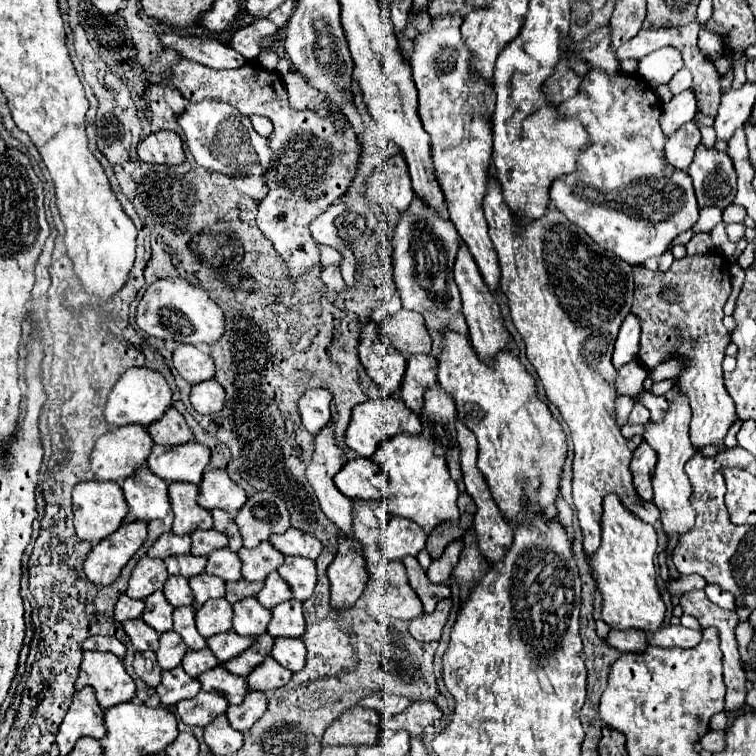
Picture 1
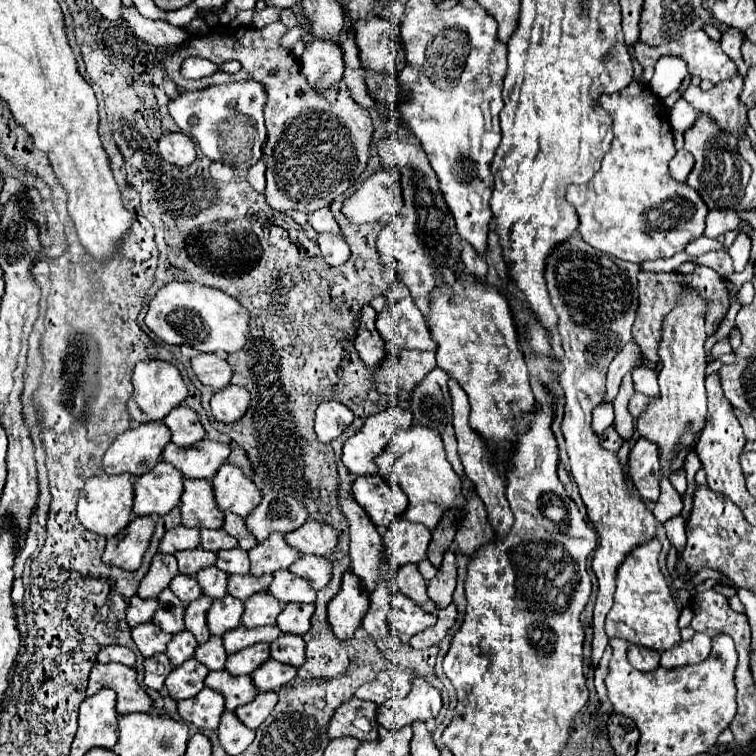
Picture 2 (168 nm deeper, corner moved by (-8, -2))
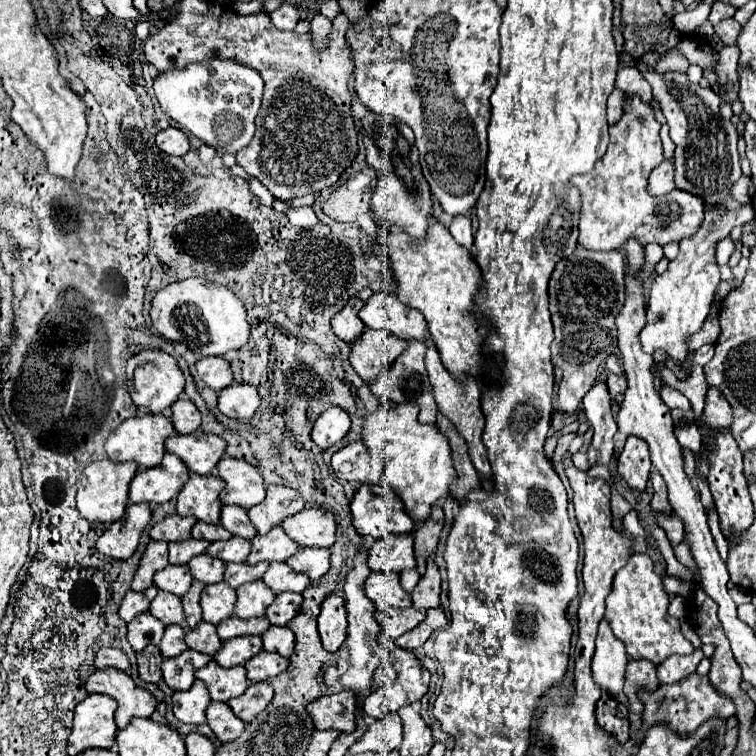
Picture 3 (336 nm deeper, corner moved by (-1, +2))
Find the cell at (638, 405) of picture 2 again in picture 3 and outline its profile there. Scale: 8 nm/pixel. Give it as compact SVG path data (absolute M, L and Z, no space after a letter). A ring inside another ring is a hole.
M609 372L605 382L607 382L607 390L609 390L611 396L619 396L619 394L623 394L623 392L627 390L627 380L625 380L623 374L613 374L613 372Z

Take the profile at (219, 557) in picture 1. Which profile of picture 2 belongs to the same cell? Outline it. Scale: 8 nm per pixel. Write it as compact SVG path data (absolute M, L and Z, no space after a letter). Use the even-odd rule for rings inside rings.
M232 548L232 550L220 550L216 568L220 568L226 574L248 574L250 570L250 560L248 552L242 548Z

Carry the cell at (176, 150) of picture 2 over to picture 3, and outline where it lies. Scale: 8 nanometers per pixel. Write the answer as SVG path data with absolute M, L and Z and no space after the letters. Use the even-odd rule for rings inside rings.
M173 126L167 128L167 130L161 130L157 134L157 138L155 138L155 144L163 152L167 152L171 156L185 156L189 152L189 138L187 138L187 134L183 130L179 130L179 128L173 128Z

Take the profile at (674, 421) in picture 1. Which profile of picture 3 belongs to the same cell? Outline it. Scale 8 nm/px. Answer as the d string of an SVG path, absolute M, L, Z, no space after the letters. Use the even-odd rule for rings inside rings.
M705 204L705 220L697 234L685 238L679 242L681 250L675 260L669 262L667 272L655 276L649 300L647 300L647 326L641 332L641 348L647 354L653 354L655 350L667 352L671 358L685 360L687 358L687 338L695 334L703 320L709 314L709 308L713 304L713 294L719 286L719 266L715 258L715 246L719 240L723 240L733 226L743 226L755 218L755 210L751 204L739 206L739 208L717 208L713 204Z

